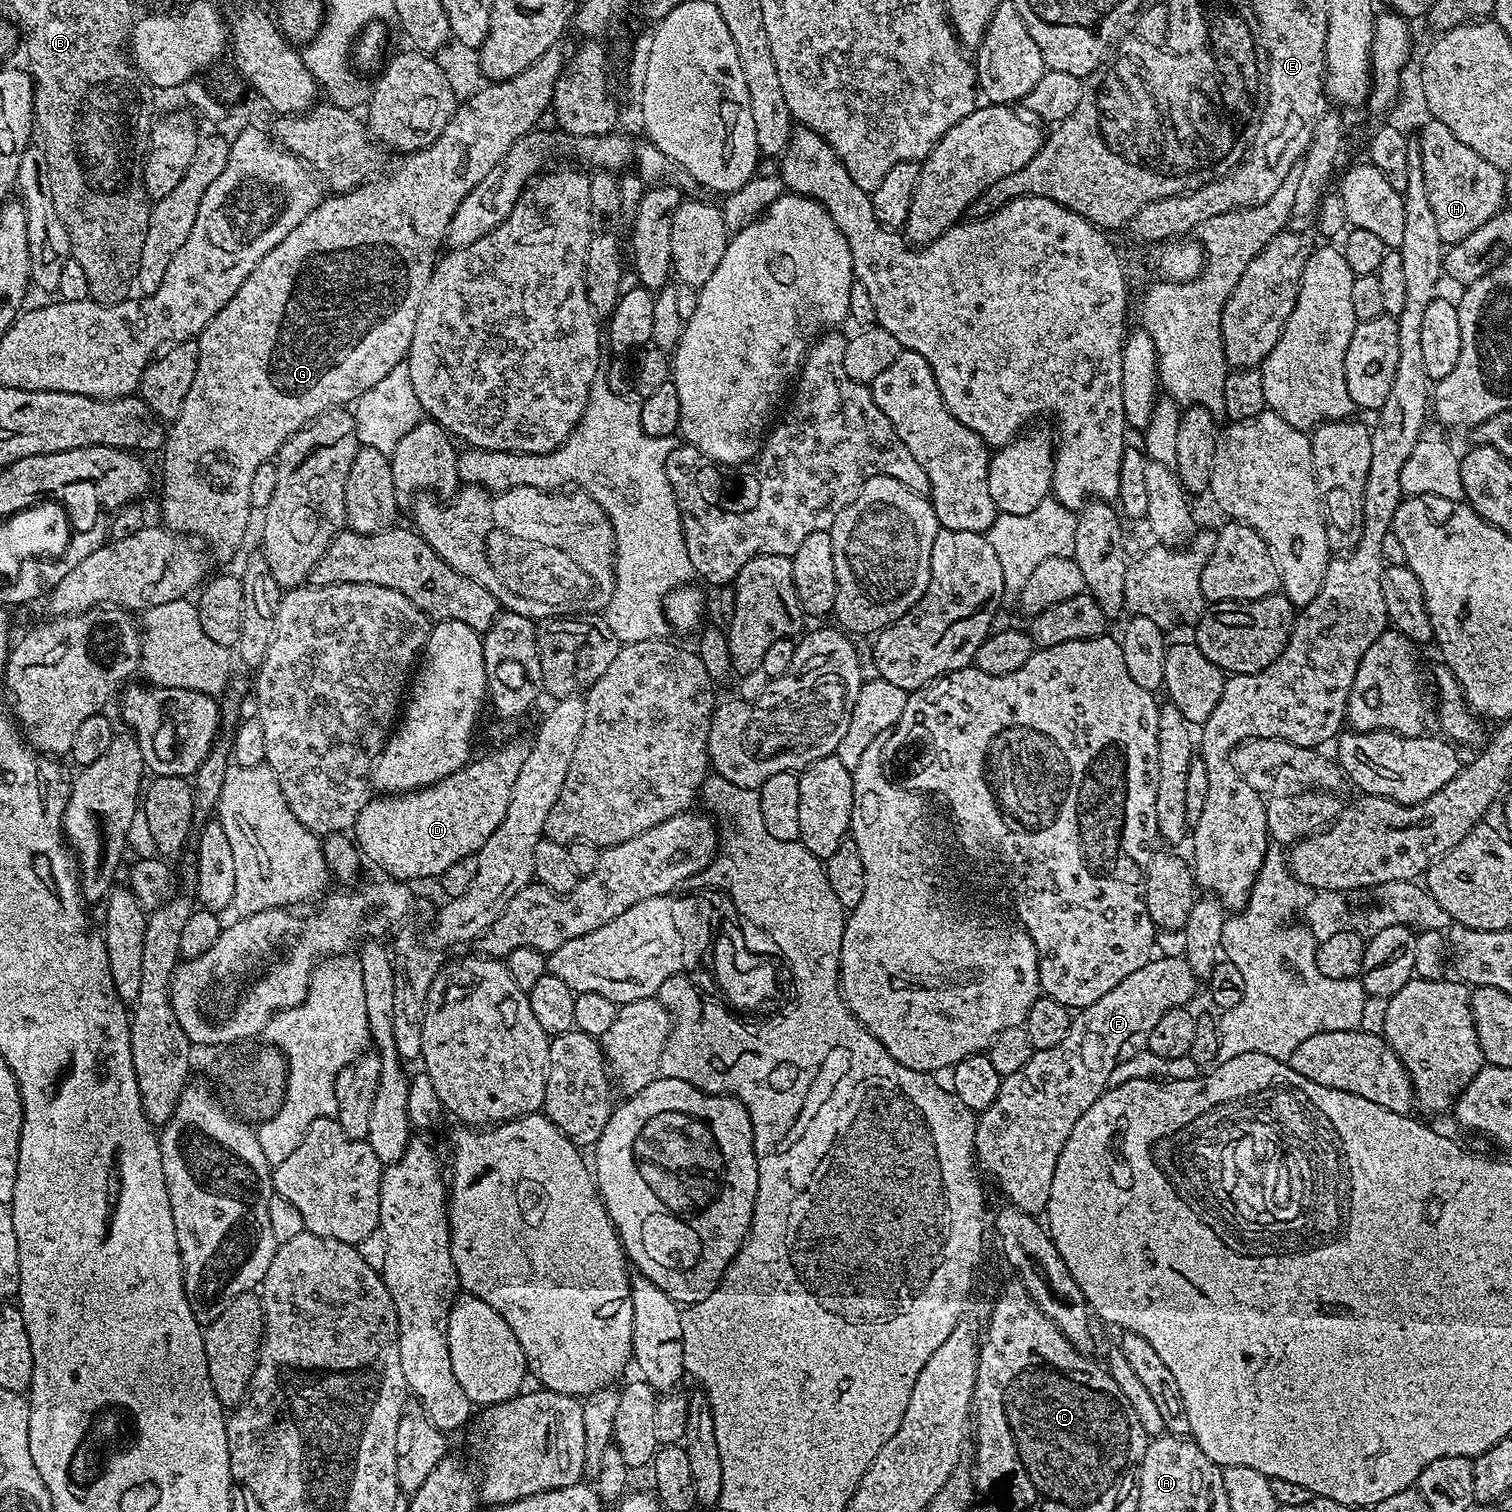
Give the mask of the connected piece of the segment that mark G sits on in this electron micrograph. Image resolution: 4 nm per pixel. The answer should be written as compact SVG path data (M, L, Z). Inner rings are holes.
M563 43L550 46L550 50L546 50L546 54L542 54L542 58L538 58L529 68L522 70L522 74L509 80L485 83L468 100L457 103L456 113L450 118L440 137L430 146L407 153L401 159L404 161L389 176L381 175L348 192L329 195L329 200L328 197L321 199L320 205L306 214L306 218L302 218L302 222L298 222L298 226L294 226L294 230L290 230L290 234L286 234L286 238L282 238L282 242L278 242L278 246L274 246L274 250L270 250L270 254L266 254L266 258L262 258L258 266L254 266L250 278L246 278L246 282L238 286L238 294L234 294L234 298L230 298L230 302L226 302L226 306L222 306L222 310L218 310L213 320L200 331L198 374L194 374L194 383L186 394L186 402L182 402L182 410L167 429L162 449L164 497L160 500L160 508L164 511L163 523L171 531L197 541L205 540L218 559L230 559L239 550L240 543L248 532L248 523L254 515L250 502L250 482L258 466L269 463L280 451L286 438L293 436L298 429L306 427L310 421L331 408L351 405L362 393L370 390L370 386L382 382L382 378L386 378L386 374L390 374L394 366L407 361L410 342L414 338L414 322L418 322L418 306L422 306L422 294L426 294L432 269L448 239L450 218L454 218L454 210L462 206L462 198L466 198L466 194L470 194L470 190L474 190L474 186L478 186L478 182L482 182L482 178L486 178L486 174L490 174L490 170L498 166L498 162L504 157L506 150L514 146L516 139L533 131L539 125L536 123L539 122L540 115L551 109L554 86L570 59L569 53L564 53L564 47Z

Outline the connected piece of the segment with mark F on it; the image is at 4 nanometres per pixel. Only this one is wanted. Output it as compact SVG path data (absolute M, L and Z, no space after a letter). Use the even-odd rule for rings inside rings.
M1183 955L1160 956L1150 959L1146 966L1134 970L1134 974L1122 978L1114 990L1109 990L1090 1006L1079 1009L1070 1022L1070 1030L1066 1030L1066 1038L1058 1046L1050 1046L1050 1050L1033 1051L1030 1062L1022 1066L1022 1070L1014 1070L1014 1074L1003 1077L1000 1081L998 1098L986 1111L979 1113L976 1122L975 1159L984 1167L984 1172L1000 1187L1007 1203L1023 1212L1040 1214L1048 1207L1050 1198L1050 1182L1054 1182L1054 1166L1058 1162L1058 1154L1062 1146L1066 1146L1066 1138L1070 1138L1070 1130L1074 1130L1074 1122L1098 1102L1098 1098L1108 1088L1107 1079L1114 1066L1133 1058L1140 1051L1147 1049L1150 1030L1166 1014L1166 1010L1183 1008L1188 999L1196 992L1198 981Z

